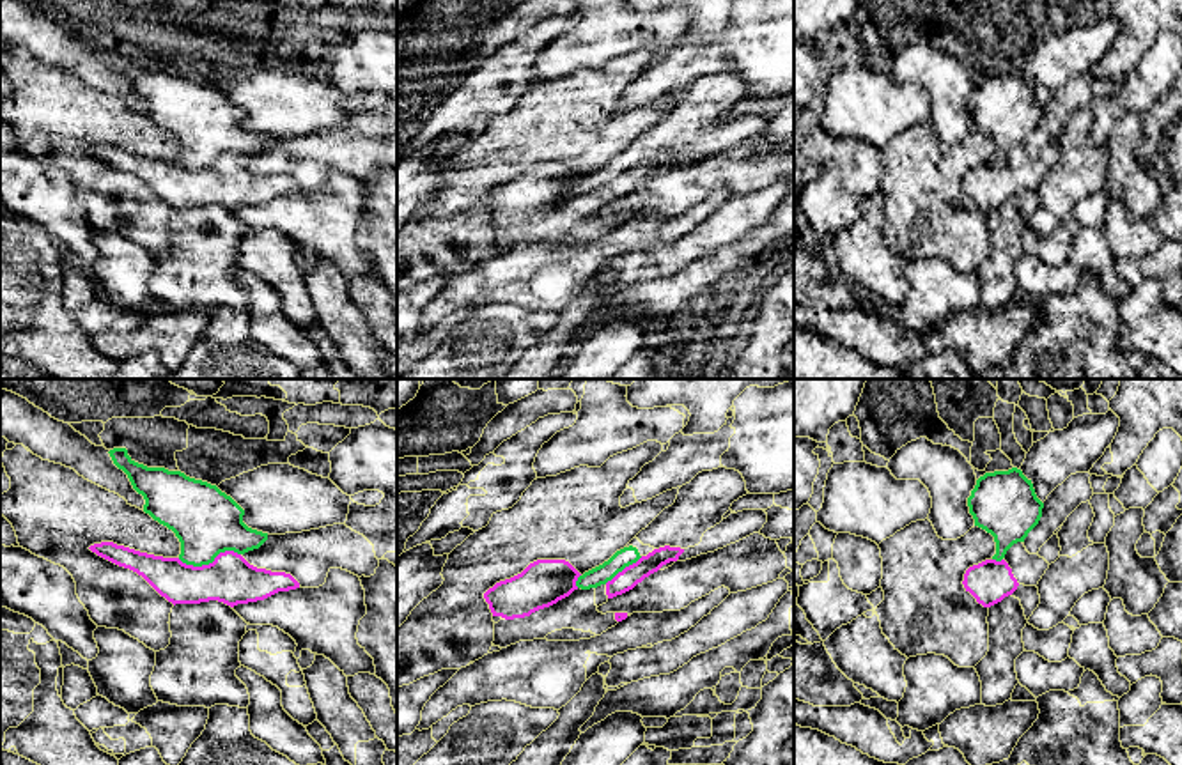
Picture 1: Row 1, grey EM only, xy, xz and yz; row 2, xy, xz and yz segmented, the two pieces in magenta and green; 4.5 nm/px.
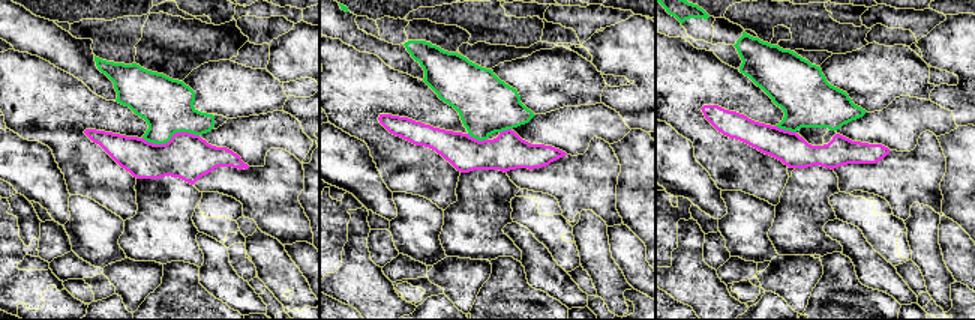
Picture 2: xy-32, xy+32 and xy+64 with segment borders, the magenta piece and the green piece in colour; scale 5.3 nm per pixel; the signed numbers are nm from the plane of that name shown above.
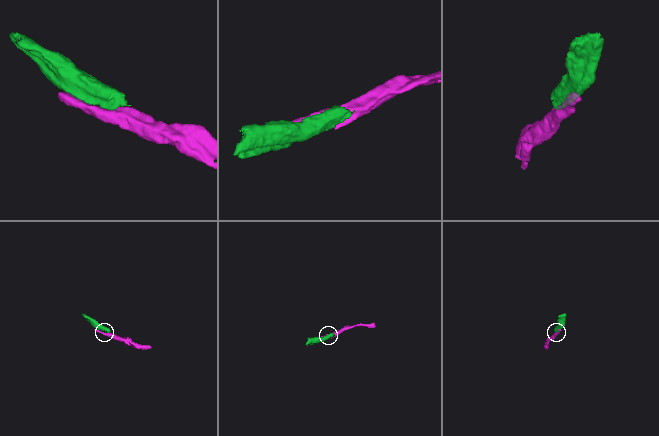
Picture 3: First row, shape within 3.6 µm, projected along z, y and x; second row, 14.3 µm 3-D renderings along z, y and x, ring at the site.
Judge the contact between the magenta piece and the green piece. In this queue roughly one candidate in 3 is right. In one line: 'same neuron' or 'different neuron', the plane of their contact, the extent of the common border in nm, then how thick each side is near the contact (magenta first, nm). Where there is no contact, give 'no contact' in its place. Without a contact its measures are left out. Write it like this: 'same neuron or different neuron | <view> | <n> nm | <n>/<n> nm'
different neuron | xy | 280 nm | 220/300 nm

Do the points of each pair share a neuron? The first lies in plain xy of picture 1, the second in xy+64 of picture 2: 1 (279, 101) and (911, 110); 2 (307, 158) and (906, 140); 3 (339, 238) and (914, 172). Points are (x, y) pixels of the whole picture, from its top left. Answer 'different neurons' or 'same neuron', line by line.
1: different neurons
2: same neuron
3: same neuron

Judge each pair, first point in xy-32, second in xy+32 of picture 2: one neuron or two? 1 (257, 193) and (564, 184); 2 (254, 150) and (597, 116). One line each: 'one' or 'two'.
1: one
2: one

